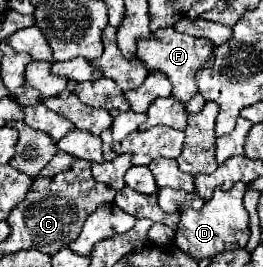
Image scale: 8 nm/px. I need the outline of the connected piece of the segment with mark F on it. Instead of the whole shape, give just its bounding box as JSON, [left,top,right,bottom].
[138,28,214,104]

